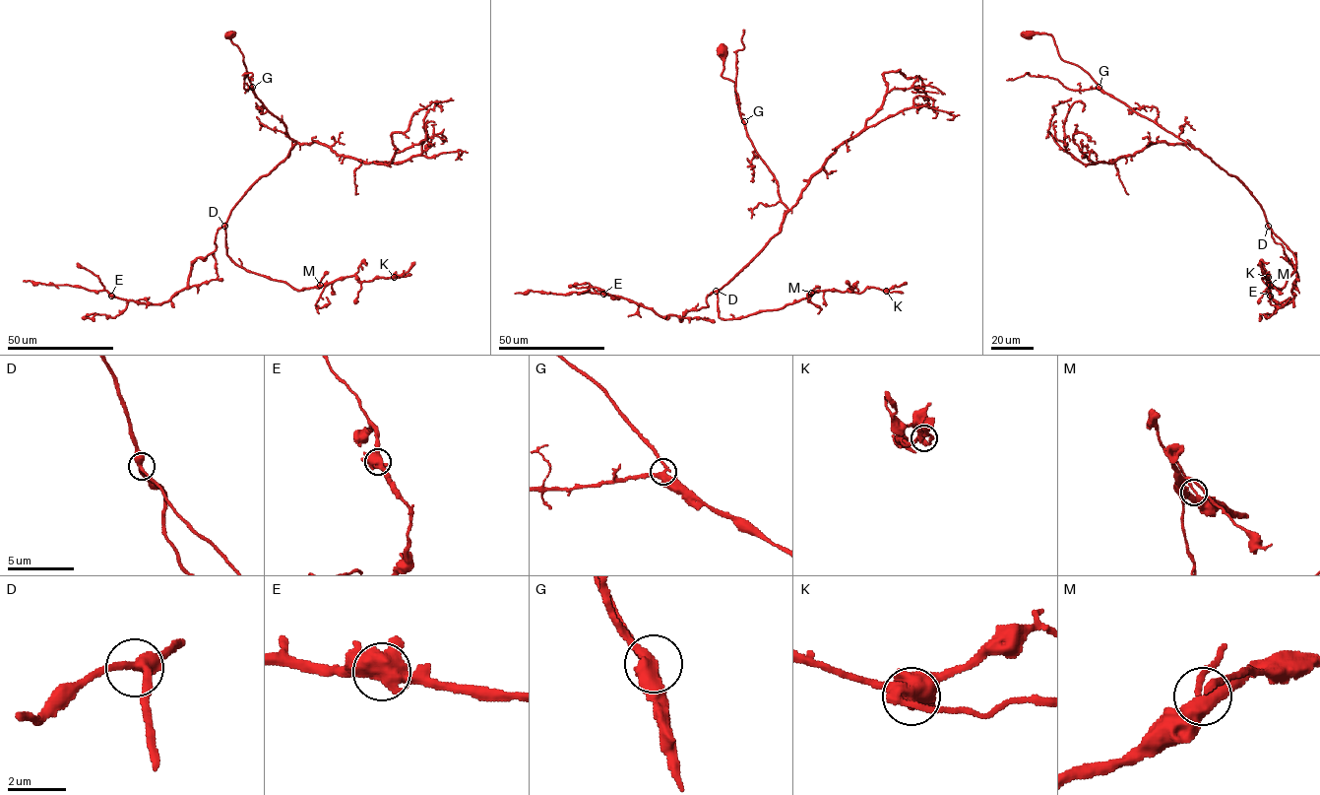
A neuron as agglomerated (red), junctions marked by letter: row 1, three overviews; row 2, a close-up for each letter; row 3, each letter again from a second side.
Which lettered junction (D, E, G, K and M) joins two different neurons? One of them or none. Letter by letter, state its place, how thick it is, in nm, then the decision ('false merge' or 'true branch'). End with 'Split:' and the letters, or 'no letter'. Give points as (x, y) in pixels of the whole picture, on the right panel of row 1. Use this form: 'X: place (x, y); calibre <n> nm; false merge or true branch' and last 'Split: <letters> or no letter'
D: place (1268, 226); calibre 320 nm; true branch
E: place (1270, 296); calibre 700 nm; true branch
G: place (1099, 87); calibre 360 nm; true branch
K: place (1268, 277); calibre 480 nm; true branch
M: place (1270, 285); calibre 380 nm; true branch
Split: no letter

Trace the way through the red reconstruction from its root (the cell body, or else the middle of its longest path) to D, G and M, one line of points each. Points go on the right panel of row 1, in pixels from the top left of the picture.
D: (1027, 33), (1050, 34), (1063, 60), (1081, 67), (1105, 93), (1199, 149), (1234, 175), (1259, 203), (1268, 226)
G: (1027, 33), (1050, 34), (1059, 56), (1081, 67), (1099, 87)
M: (1027, 33), (1050, 34), (1063, 60), (1249, 190), (1295, 259), (1286, 285), (1270, 285)

